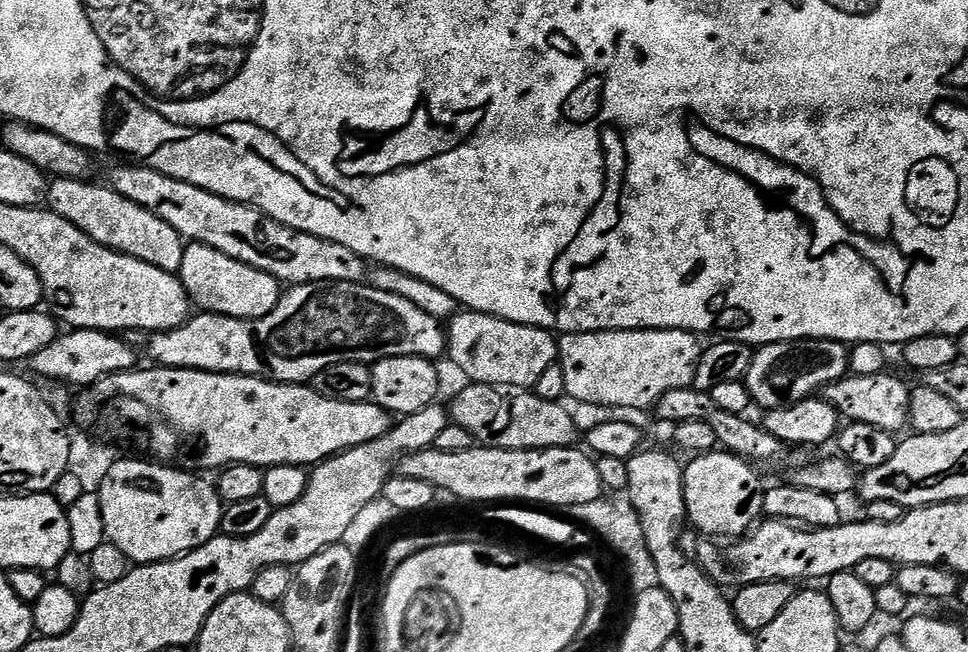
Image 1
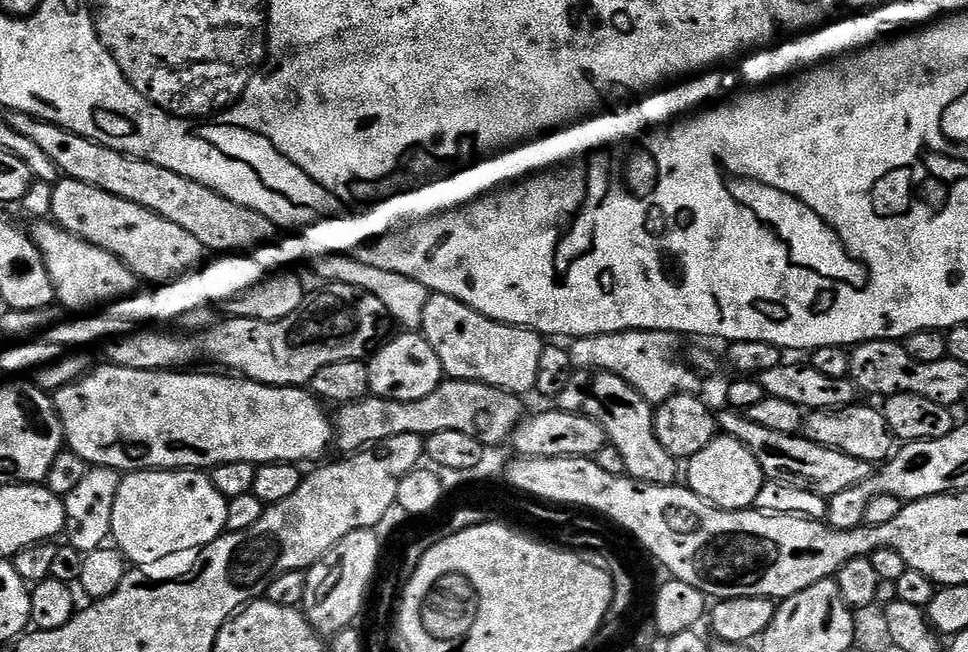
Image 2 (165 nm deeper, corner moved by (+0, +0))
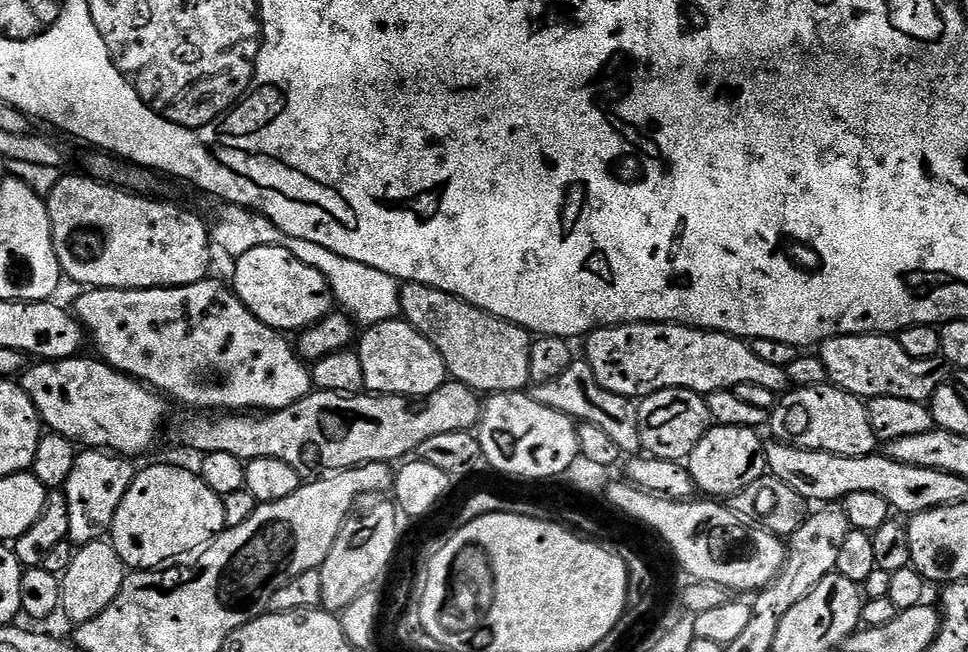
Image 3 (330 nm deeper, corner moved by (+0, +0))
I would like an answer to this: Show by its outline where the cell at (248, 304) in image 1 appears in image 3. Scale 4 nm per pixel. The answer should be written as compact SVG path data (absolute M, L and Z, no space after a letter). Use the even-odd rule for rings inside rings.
M258 246L254 250L246 250L246 254L235 257L234 264L236 269L232 272L230 287L236 293L236 297L266 326L275 328L278 332L285 334L296 334L301 330L310 327L311 324L317 324L322 318L332 315L334 311L334 297L332 288L326 282L326 278L314 266L306 266L290 250L282 246Z

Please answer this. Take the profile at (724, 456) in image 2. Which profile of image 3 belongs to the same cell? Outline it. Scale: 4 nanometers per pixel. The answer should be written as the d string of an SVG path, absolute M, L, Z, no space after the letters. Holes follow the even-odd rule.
M713 426L708 433L694 446L688 455L686 467L692 476L693 485L700 488L708 498L731 498L746 490L758 478L768 472L768 459L764 453L765 441L760 441L761 433L754 428L739 428L738 426Z

